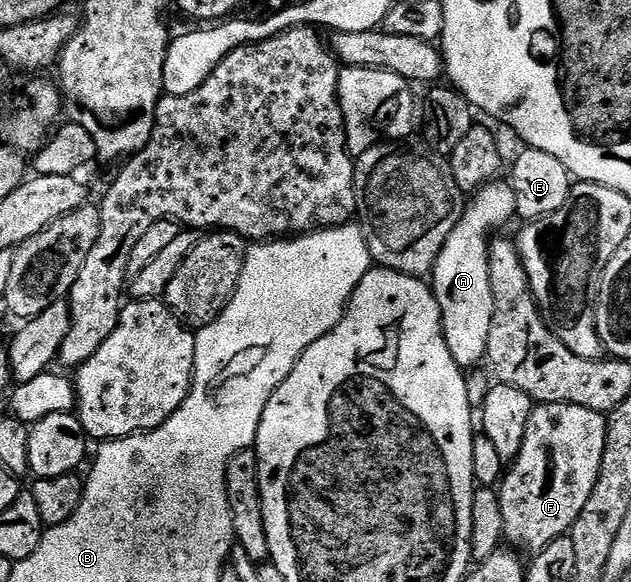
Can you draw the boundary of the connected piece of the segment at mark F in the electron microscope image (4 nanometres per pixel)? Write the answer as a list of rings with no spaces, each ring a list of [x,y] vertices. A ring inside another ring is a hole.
[[[540,404],[532,407],[529,426],[525,430],[525,442],[509,467],[504,471],[497,491],[501,502],[504,537],[520,549],[528,548],[537,553],[559,536],[566,536],[577,522],[597,478],[601,474],[601,458],[605,458],[607,441],[607,416],[597,410],[572,404]]]

